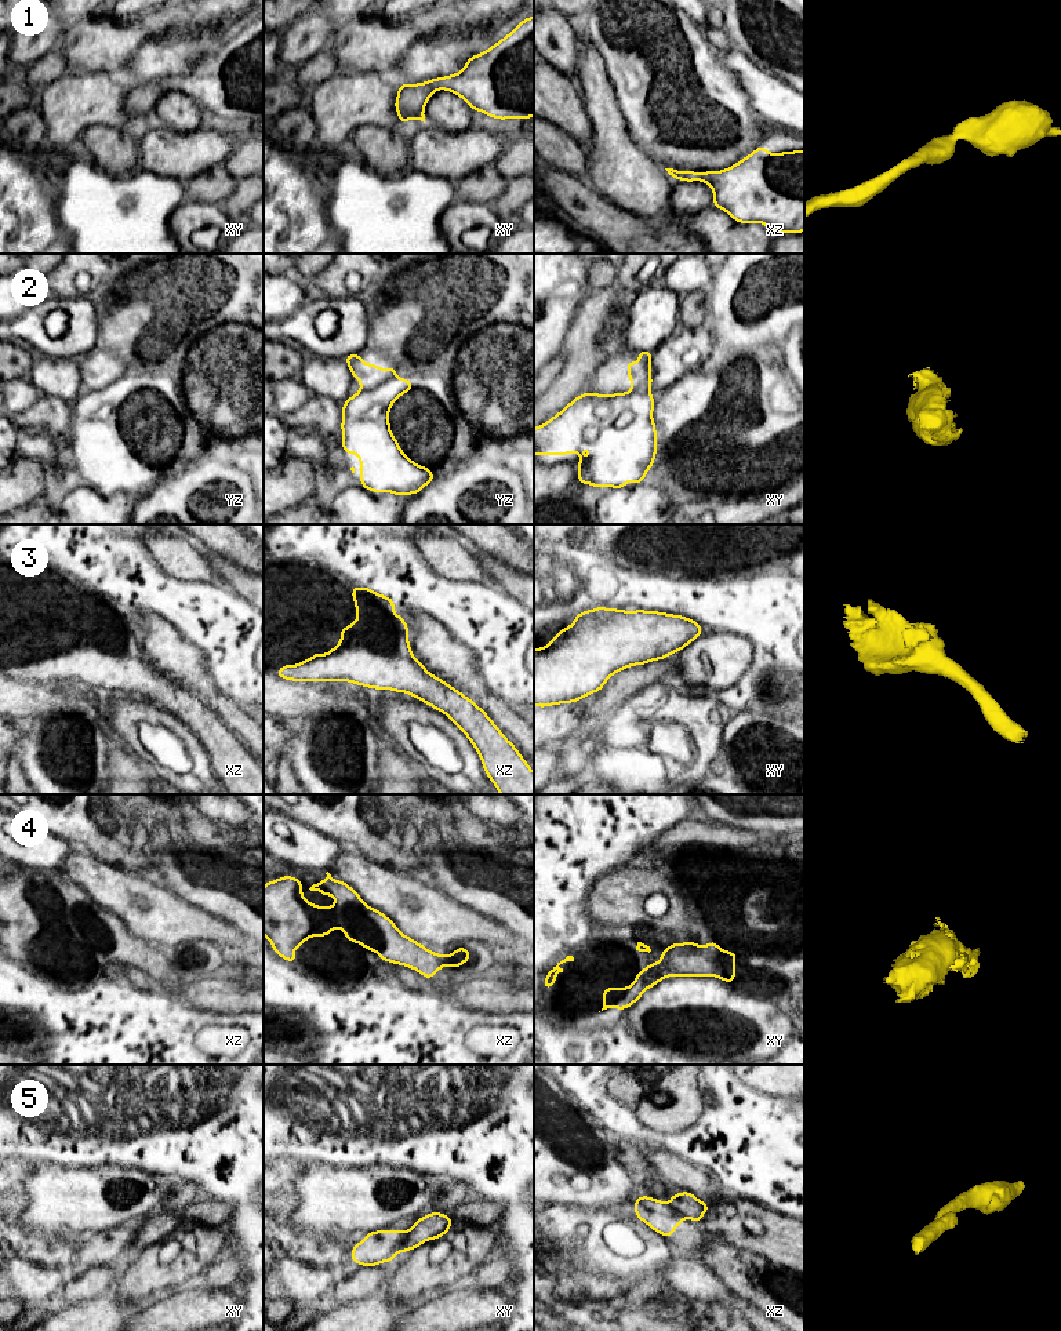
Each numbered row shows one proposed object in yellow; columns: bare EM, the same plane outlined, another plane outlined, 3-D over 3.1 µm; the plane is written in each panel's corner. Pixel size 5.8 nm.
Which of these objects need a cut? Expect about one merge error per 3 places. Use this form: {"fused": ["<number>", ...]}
{"fused": ["2", "5"]}

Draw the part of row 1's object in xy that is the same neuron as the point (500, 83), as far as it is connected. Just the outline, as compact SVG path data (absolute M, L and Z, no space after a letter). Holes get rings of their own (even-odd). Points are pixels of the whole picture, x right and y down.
M534 17L523 19L508 36L488 51L472 55L455 74L429 79L426 83L399 84L395 109L399 123L418 119L425 123L424 109L436 90L447 90L461 97L470 109L493 119L530 119L534 116Z

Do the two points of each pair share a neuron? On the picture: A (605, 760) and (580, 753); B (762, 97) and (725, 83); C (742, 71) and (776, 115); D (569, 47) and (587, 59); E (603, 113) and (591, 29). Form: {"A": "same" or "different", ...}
{"A": "different", "B": "different", "C": "same", "D": "different", "E": "different"}

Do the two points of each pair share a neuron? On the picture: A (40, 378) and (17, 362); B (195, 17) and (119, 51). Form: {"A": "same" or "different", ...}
{"A": "different", "B": "same"}

